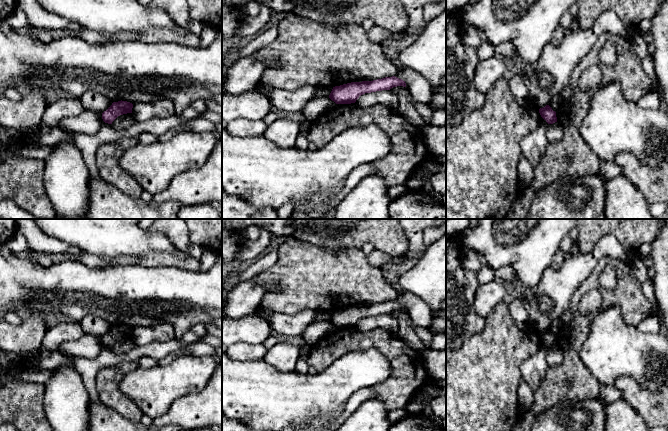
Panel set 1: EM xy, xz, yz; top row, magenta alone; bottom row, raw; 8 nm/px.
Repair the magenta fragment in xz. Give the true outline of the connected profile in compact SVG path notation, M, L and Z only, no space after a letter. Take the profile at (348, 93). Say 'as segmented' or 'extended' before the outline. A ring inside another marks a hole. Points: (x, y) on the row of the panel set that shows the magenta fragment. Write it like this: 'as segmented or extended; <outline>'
as segmented; M395 76L373 81L351 82L333 87L329 98L336 104L351 104L365 93L390 90L397 86L406 87L406 83Z

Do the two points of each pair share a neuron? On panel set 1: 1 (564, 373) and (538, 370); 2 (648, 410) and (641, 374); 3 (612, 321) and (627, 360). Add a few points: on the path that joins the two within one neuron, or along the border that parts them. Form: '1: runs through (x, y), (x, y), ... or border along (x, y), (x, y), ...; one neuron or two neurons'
1: border along (548, 366), (541, 383), (534, 390); two neurons
2: border along (621, 376), (630, 376), (645, 387), (657, 392); two neurons
3: runs through (612, 331), (612, 344), (618, 350); one neuron

